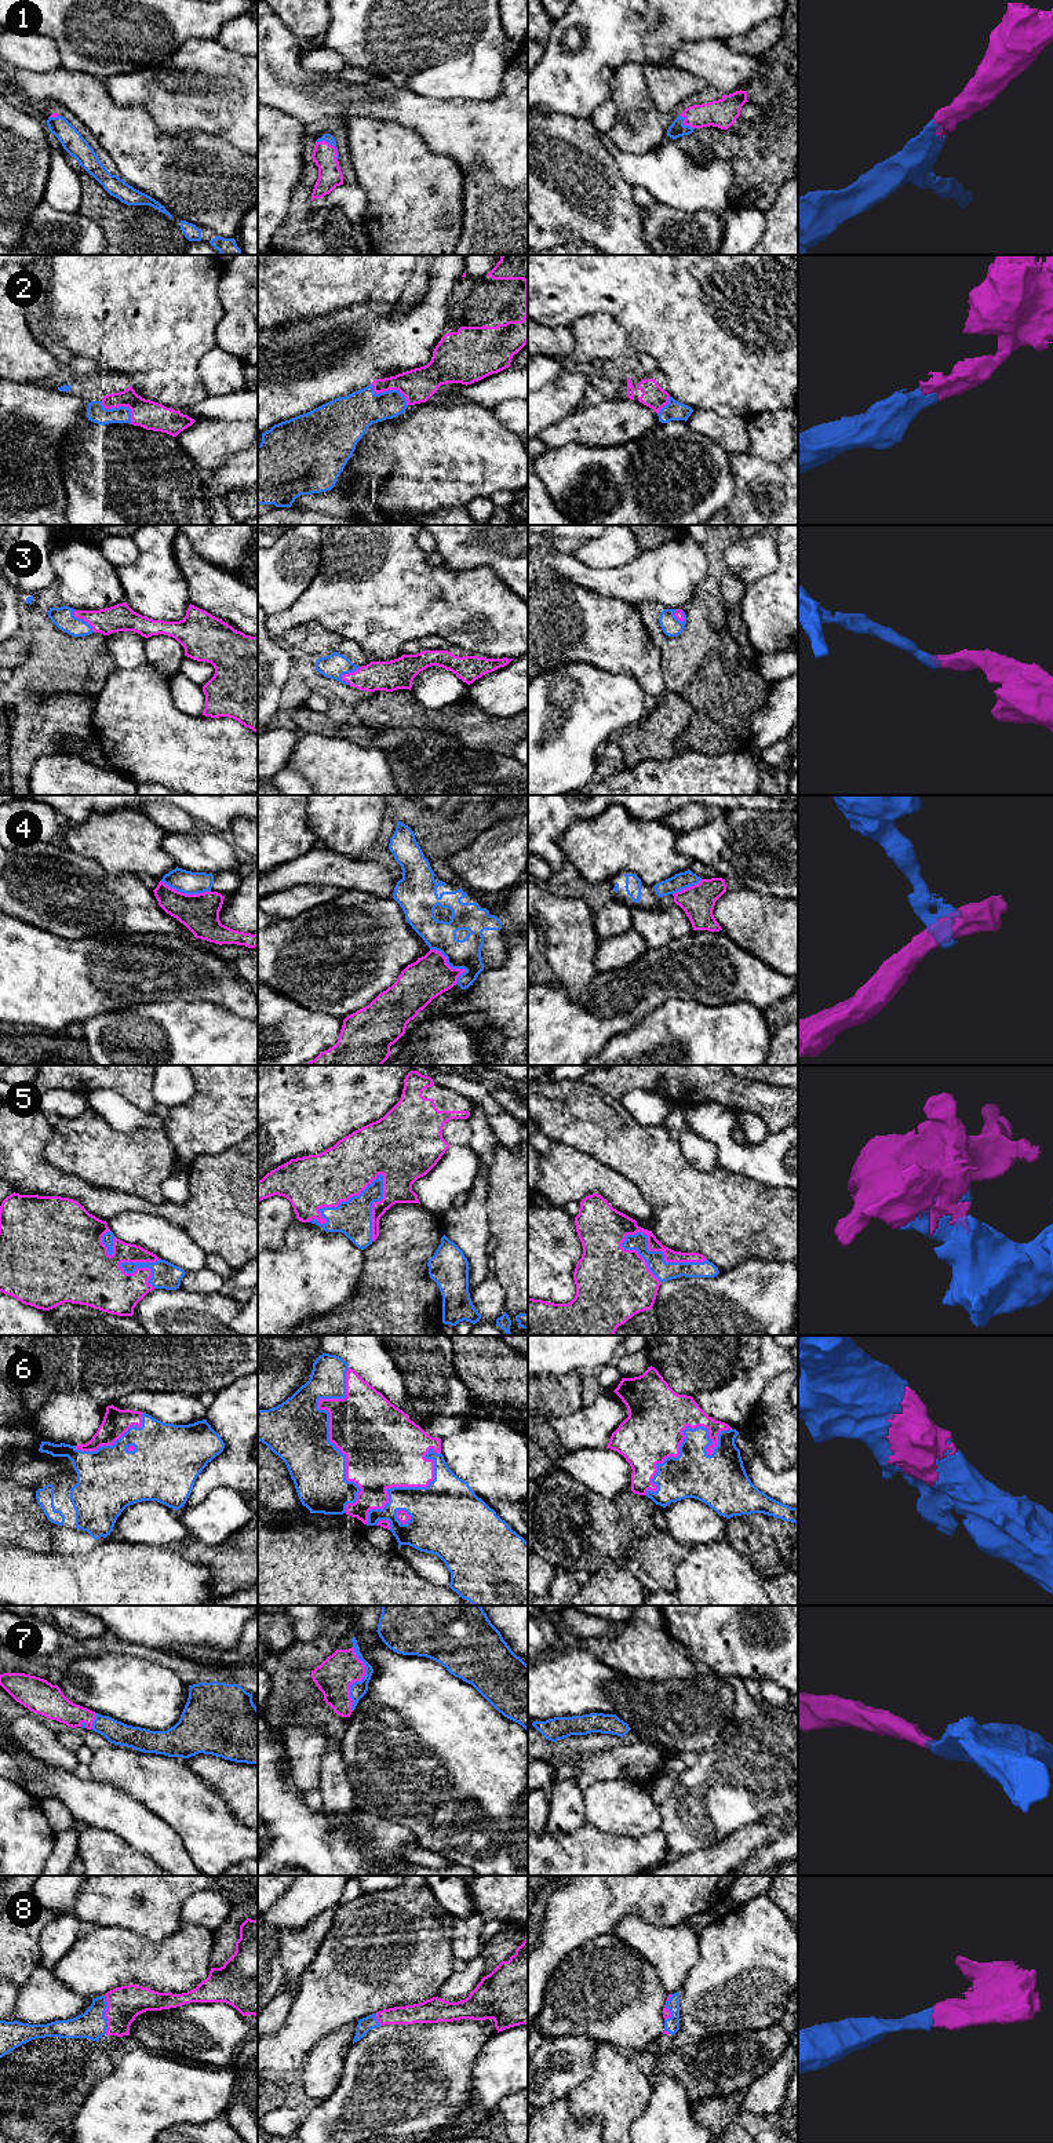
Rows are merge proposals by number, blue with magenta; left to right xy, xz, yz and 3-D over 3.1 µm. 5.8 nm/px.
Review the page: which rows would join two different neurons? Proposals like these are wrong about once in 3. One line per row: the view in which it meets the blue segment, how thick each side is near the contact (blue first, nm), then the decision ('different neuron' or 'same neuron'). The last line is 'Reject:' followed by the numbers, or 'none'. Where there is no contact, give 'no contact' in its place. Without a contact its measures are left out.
1: meets blue in xz; 50 nm thick on the blue side, 140 nm on the other; same neuron
2: meets blue in xz; 220 nm thick on the blue side, 200 nm on the other; same neuron
3: meets blue in xz; 140 nm thick on the blue side, 180 nm on the other; same neuron
4: meets blue in xz; 180 nm thick on the blue side, 240 nm on the other; different neuron
5: meets blue in xz; 200 nm thick on the blue side, 320 nm on the other; same neuron
6: meets blue in xz; 360 nm thick on the blue side, 400 nm on the other; same neuron
7: meets blue in xz; 100 nm thick on the blue side, 220 nm on the other; same neuron
8: meets blue in xy; 170 nm thick on the blue side, 200 nm on the other; same neuron
Reject: 4

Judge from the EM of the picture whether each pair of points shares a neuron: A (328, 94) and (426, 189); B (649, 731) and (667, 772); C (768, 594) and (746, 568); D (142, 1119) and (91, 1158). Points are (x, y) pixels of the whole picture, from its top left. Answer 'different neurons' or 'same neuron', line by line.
A: different neurons
B: different neurons
C: different neurons
D: different neurons

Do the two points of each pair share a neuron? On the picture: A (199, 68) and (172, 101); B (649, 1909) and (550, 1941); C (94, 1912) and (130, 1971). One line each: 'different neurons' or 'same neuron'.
A: same neuron
B: same neuron
C: different neurons

